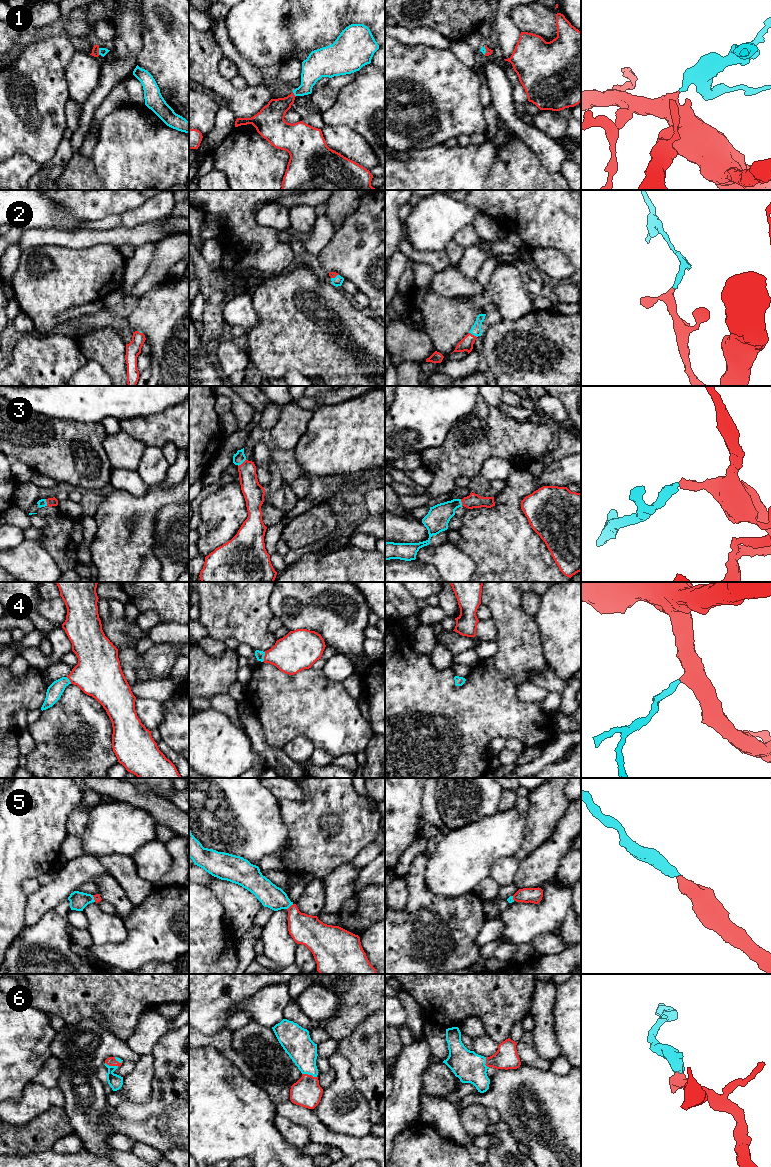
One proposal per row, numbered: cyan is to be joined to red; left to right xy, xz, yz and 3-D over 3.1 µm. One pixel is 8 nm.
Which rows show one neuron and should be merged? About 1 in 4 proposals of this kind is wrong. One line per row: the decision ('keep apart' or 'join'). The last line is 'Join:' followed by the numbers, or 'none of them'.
1: join
2: join
3: join
4: join
5: join
6: join
Join: 1, 2, 3, 4, 5, 6

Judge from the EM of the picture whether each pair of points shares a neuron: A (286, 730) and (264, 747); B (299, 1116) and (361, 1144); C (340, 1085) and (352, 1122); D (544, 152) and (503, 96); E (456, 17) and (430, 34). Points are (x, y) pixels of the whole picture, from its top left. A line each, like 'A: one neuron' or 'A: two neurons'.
A: two neurons
B: one neuron
C: one neuron
D: one neuron
E: two neurons

